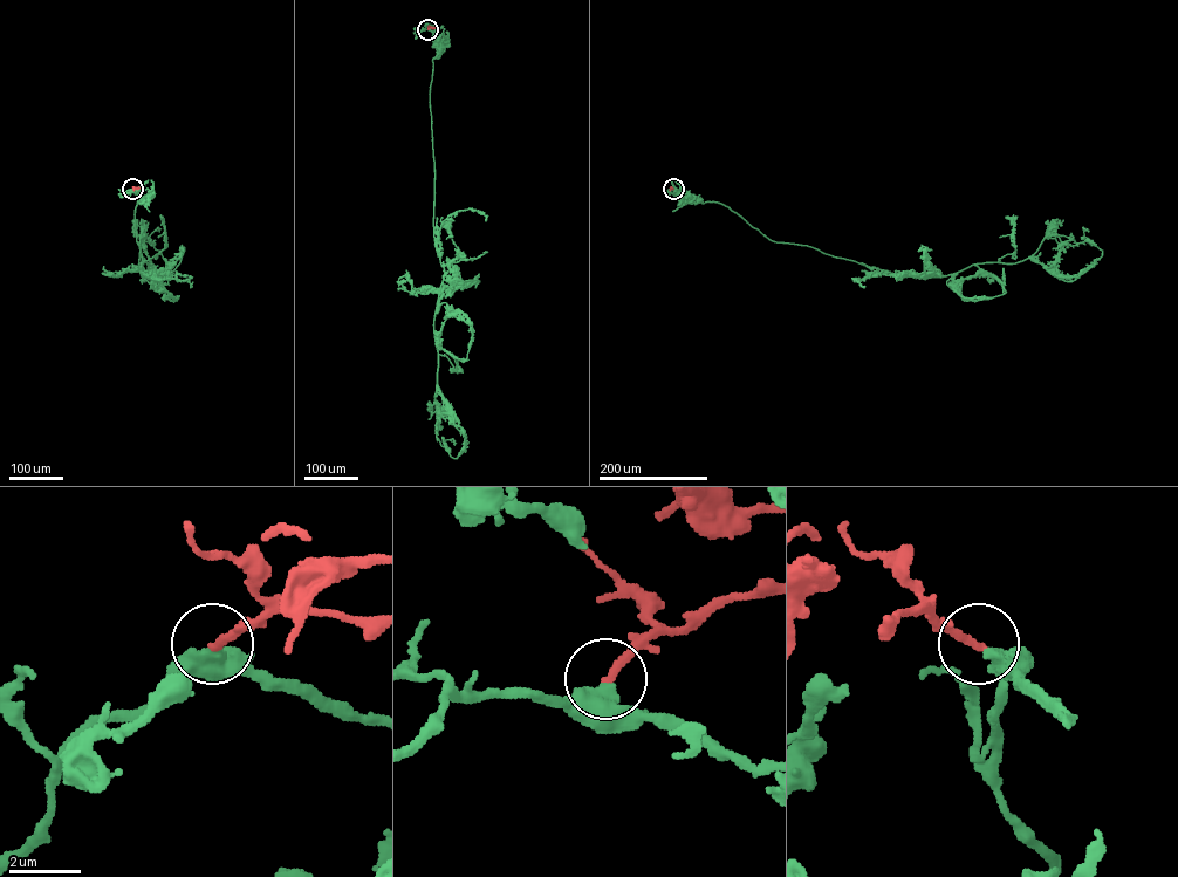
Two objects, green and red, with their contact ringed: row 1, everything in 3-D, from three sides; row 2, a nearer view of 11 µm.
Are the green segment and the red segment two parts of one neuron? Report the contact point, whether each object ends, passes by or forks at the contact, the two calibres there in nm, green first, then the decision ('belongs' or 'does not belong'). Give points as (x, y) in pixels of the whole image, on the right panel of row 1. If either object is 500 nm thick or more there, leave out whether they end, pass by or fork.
place (673, 189); calibres 550 and 240 nm; belongs

